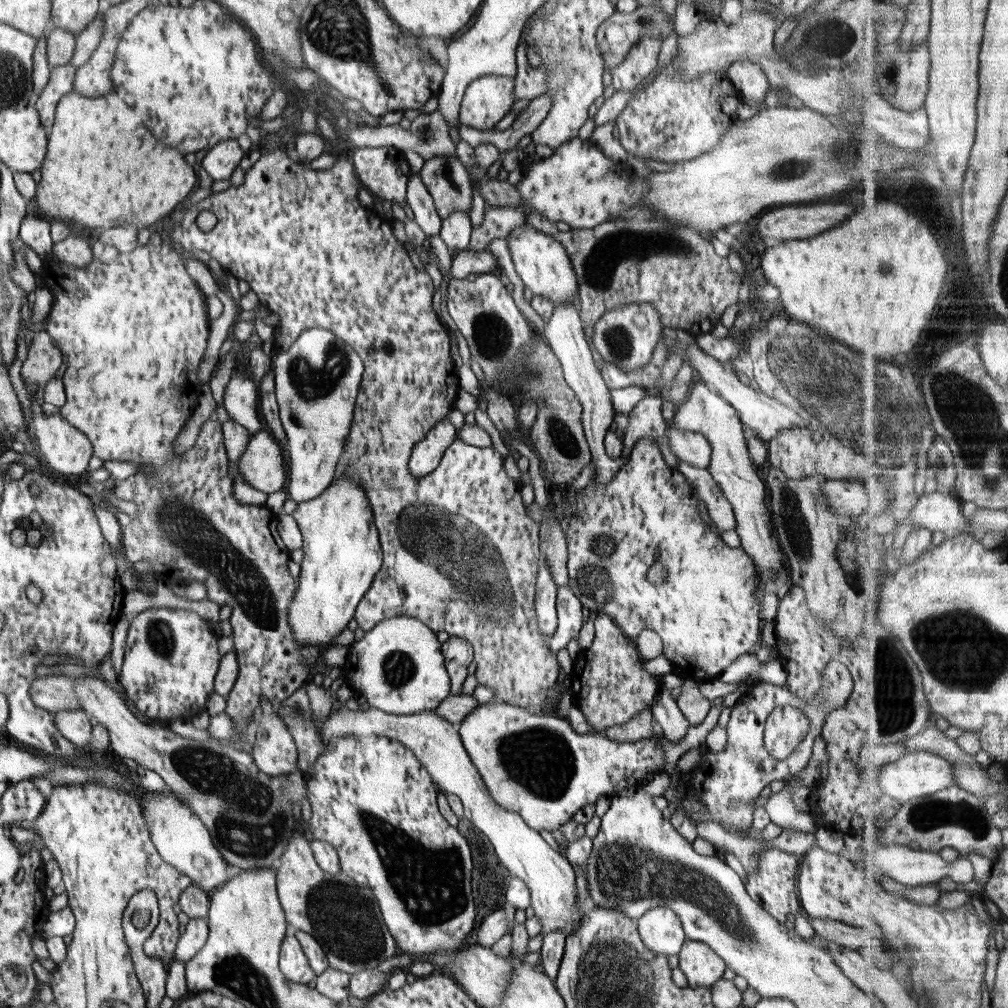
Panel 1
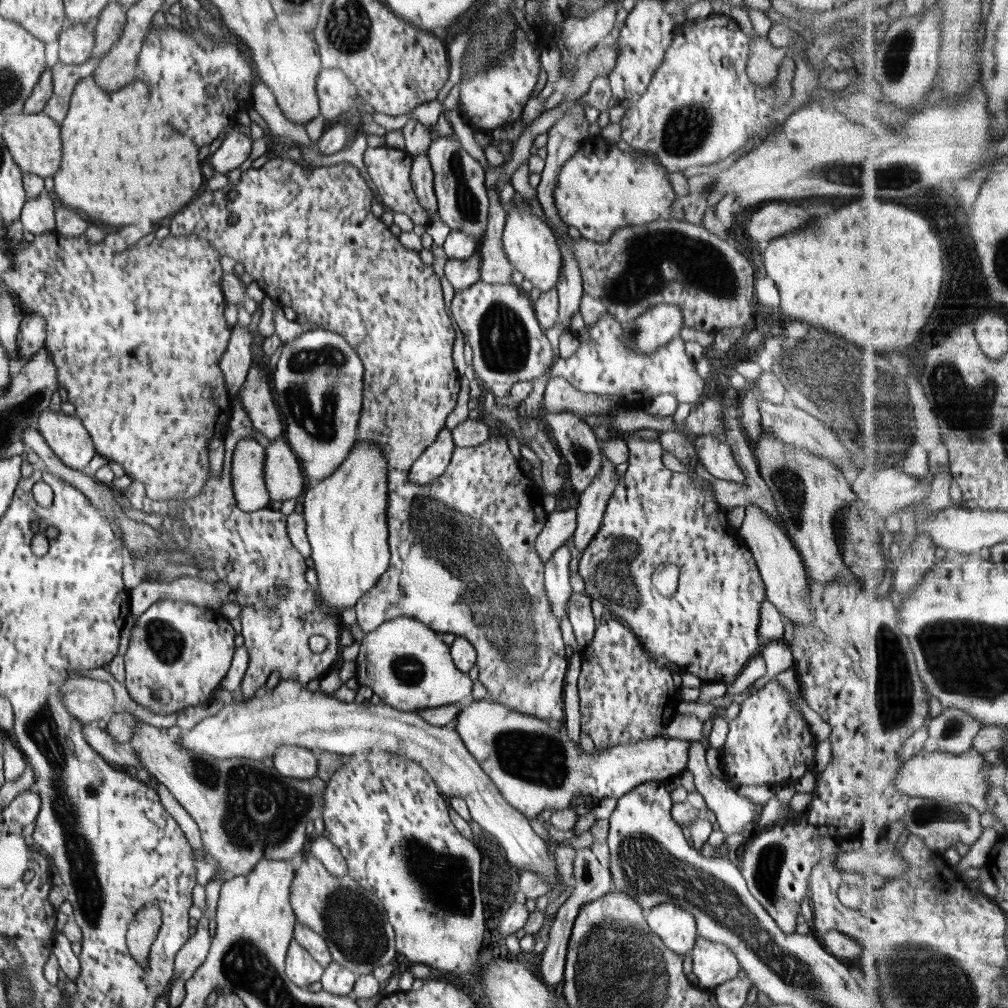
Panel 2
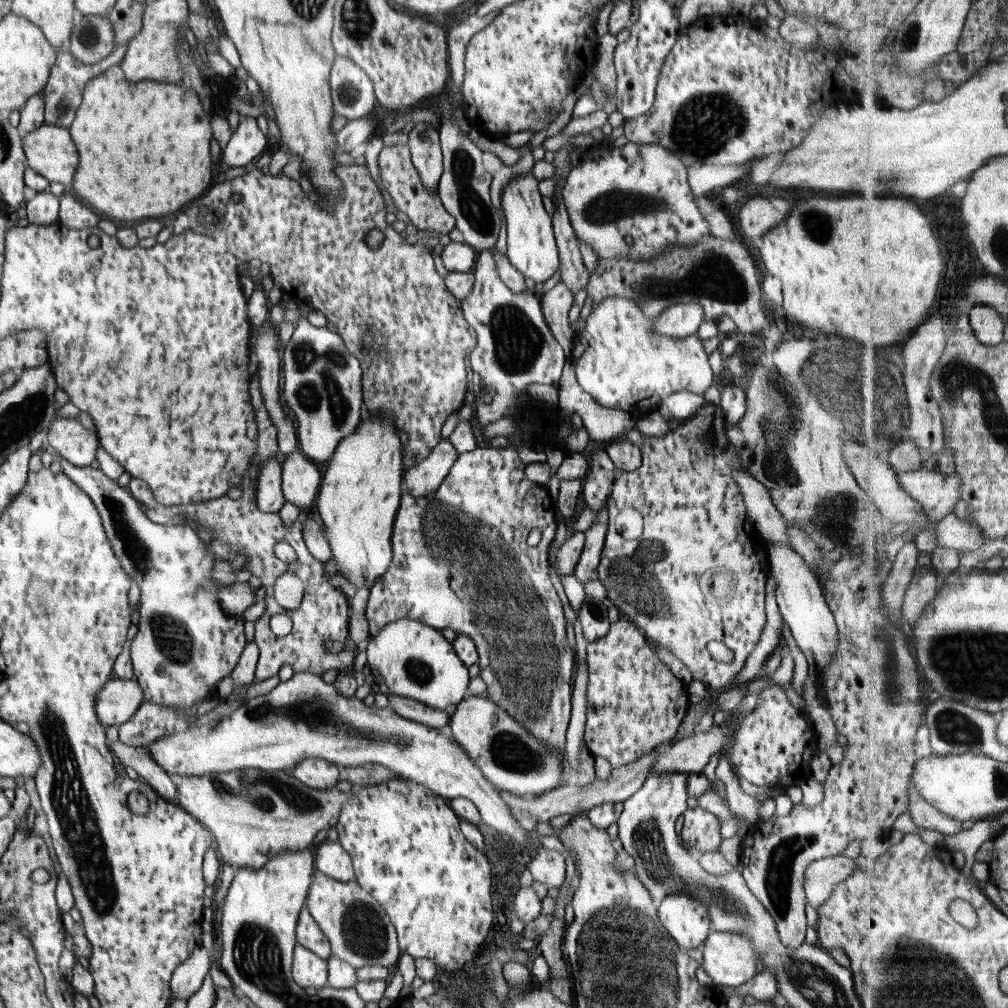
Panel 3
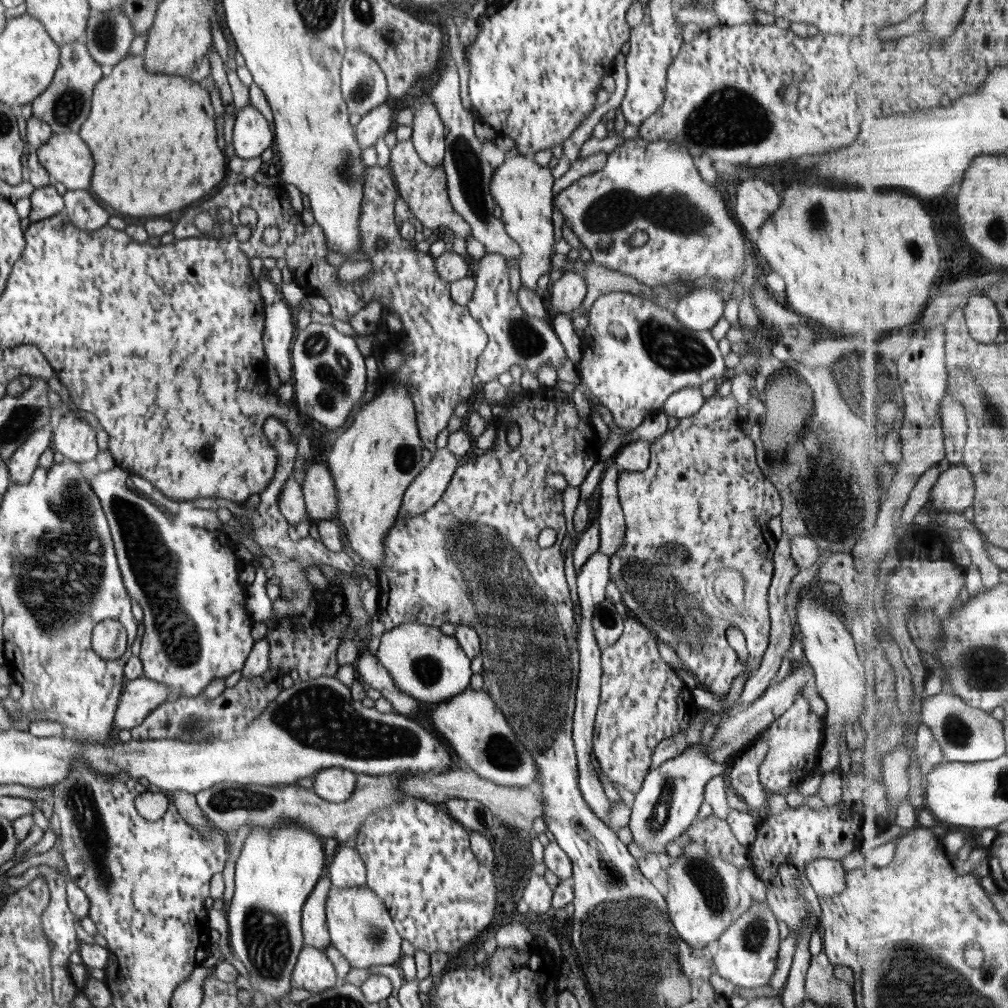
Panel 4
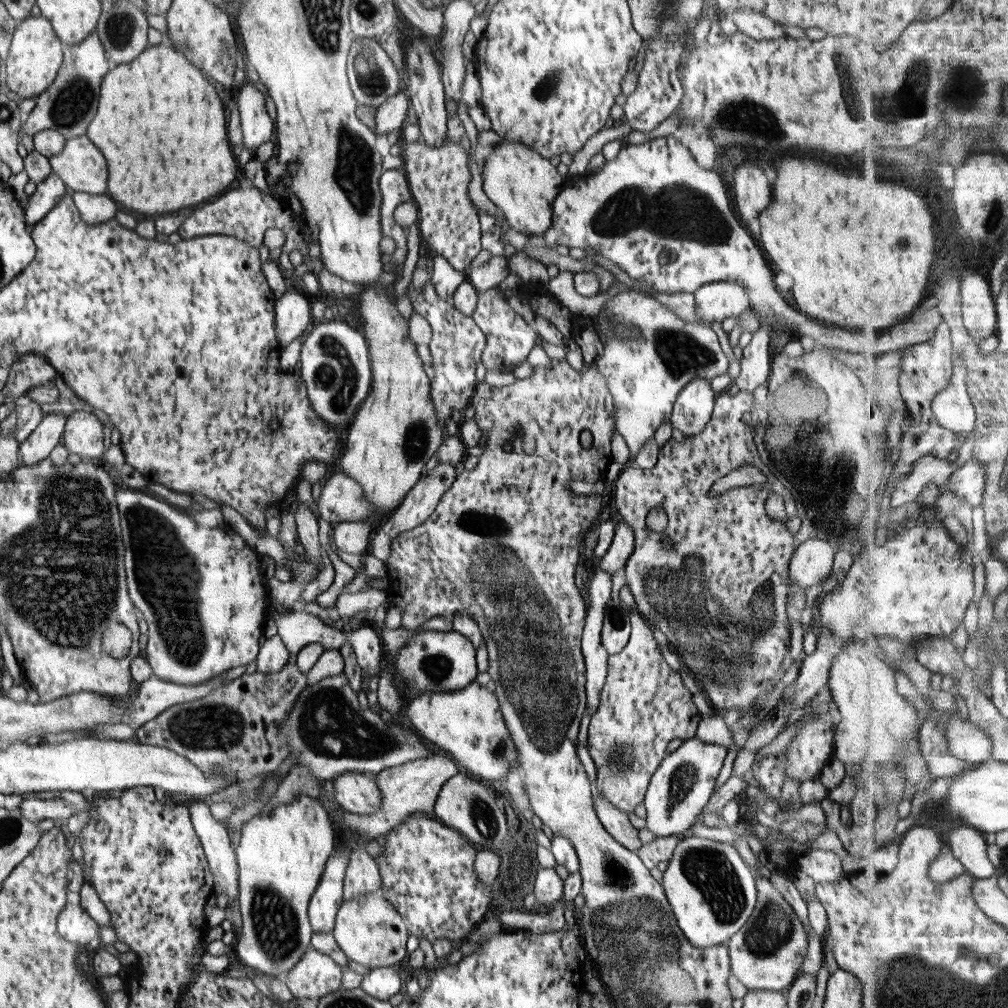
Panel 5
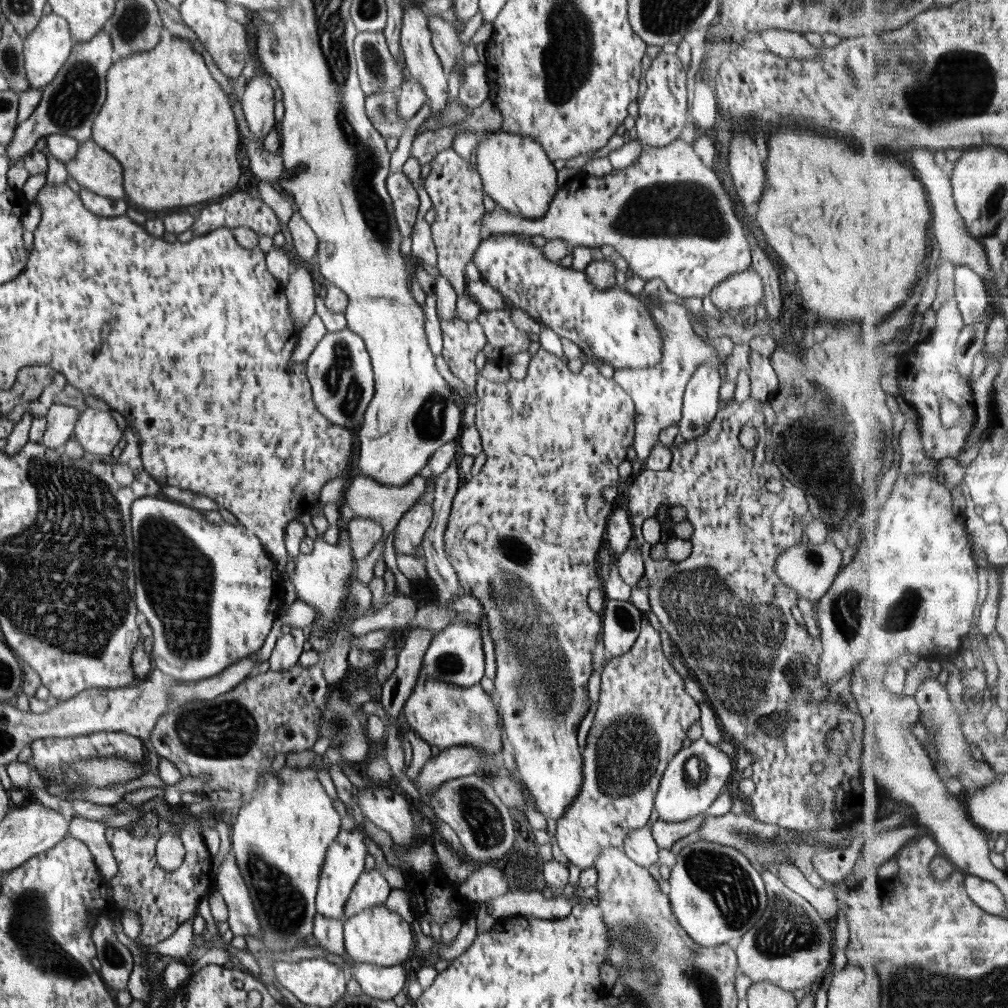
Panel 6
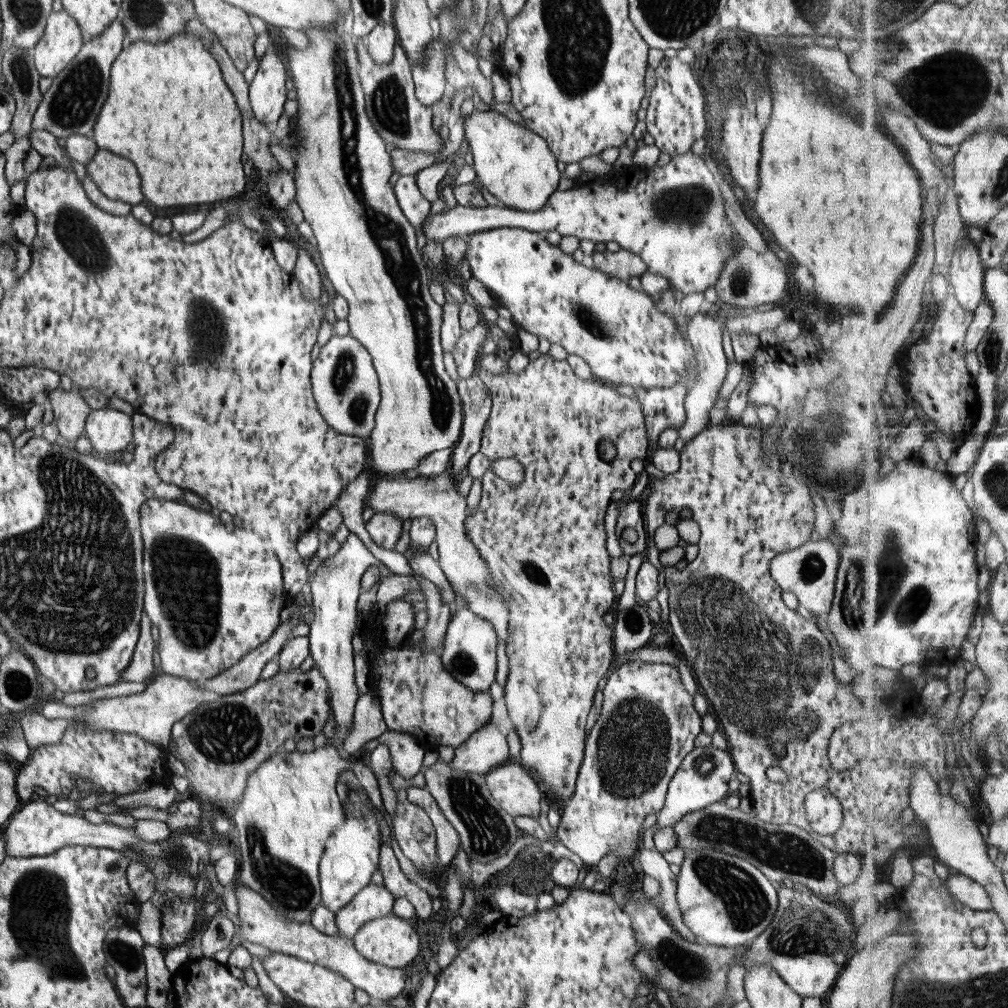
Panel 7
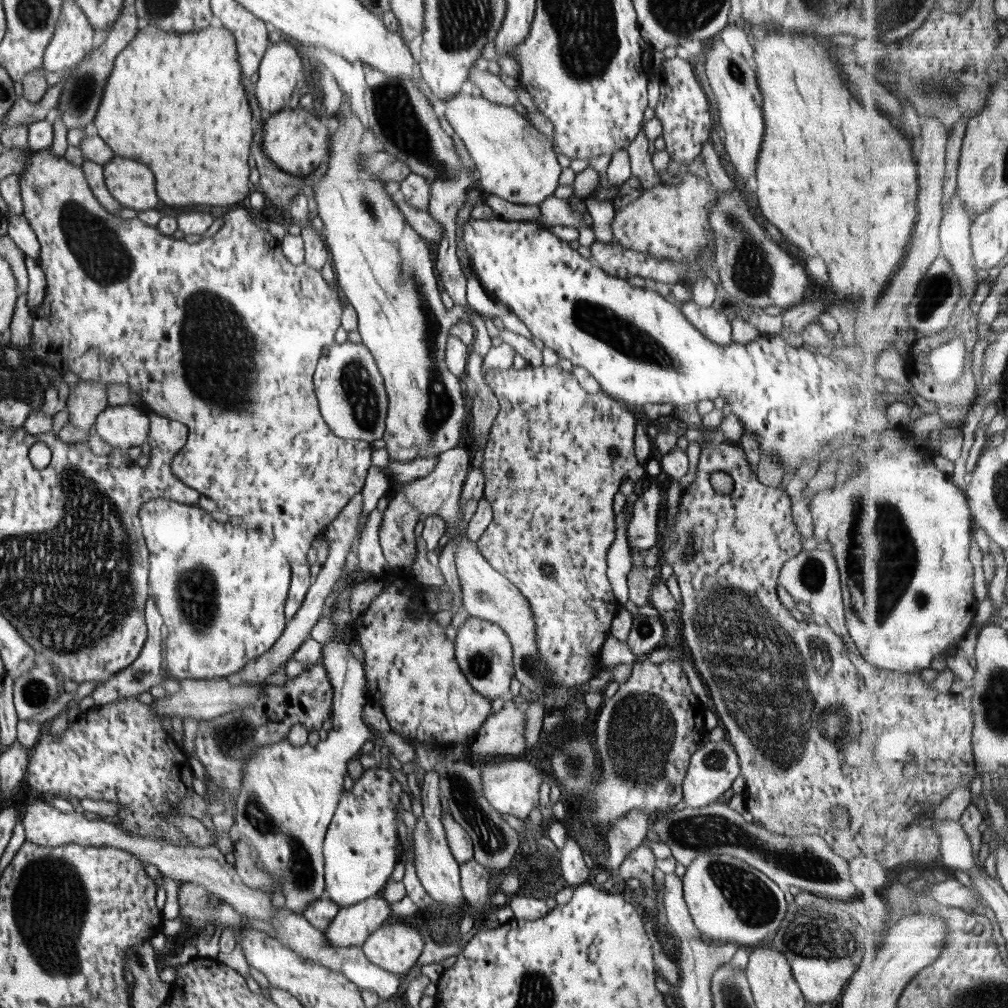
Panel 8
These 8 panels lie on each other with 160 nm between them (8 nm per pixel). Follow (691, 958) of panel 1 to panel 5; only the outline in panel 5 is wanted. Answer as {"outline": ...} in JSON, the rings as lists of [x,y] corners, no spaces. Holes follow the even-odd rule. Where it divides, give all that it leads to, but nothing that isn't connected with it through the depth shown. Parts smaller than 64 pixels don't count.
{"outline":[[[756,871],[755,876],[757,901],[754,913],[750,915],[746,925],[730,938],[726,946],[730,955],[730,974],[748,990],[790,989],[802,971],[801,966],[808,953],[808,936],[804,924],[780,891],[770,883],[768,875]]]}

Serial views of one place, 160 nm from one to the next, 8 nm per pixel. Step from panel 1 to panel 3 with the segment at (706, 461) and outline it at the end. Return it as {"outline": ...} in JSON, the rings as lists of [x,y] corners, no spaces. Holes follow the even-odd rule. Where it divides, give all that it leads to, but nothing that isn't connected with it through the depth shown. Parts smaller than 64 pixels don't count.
{"outline":[[[734,469],[730,474],[742,493],[742,500],[746,506],[746,519],[754,523],[764,540],[772,540],[792,547],[787,531],[788,522],[772,503],[768,489],[744,471]]]}

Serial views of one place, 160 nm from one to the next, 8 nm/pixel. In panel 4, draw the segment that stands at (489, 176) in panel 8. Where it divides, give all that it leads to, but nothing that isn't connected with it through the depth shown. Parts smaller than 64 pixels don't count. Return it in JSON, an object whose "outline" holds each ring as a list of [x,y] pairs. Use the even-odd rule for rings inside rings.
{"outline":[[[515,151],[499,167],[493,169],[489,184],[490,194],[502,210],[501,221],[506,233],[522,247],[519,259],[521,284],[543,294],[538,288],[540,276],[551,270],[551,256],[556,244],[552,222],[554,177],[549,167],[542,167],[534,158]]]}

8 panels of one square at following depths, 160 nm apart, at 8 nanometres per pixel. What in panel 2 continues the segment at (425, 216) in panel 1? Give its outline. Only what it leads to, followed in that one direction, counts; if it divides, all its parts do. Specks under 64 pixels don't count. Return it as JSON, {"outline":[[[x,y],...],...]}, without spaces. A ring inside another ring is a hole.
{"outline":[[[427,151],[413,157],[411,183],[420,204],[433,219],[436,216],[437,198],[434,190],[434,171]]]}

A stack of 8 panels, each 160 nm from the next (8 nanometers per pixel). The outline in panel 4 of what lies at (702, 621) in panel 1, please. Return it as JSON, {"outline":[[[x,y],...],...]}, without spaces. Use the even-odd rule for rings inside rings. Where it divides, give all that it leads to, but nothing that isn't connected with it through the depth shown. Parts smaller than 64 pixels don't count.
{"outline":[[[715,392],[704,401],[701,409],[694,416],[681,419],[674,429],[668,429],[665,435],[650,444],[650,461],[646,471],[639,473],[622,471],[619,474],[617,479],[618,502],[620,502],[627,525],[622,546],[618,552],[609,557],[611,560],[610,571],[608,571],[610,580],[621,590],[622,603],[626,606],[629,615],[636,617],[646,628],[649,628],[656,639],[661,638],[670,645],[682,660],[682,668],[688,670],[695,677],[699,686],[718,697],[727,696],[735,678],[750,670],[755,672],[768,648],[771,622],[767,598],[774,573],[773,558],[777,545],[777,540],[768,529],[768,522],[782,513],[782,498],[758,467],[755,446],[752,440],[742,432],[742,420],[743,412],[736,398],[732,394],[720,396]],[[696,620],[708,620],[706,636],[704,636],[704,628],[700,628]],[[730,626],[739,628],[743,632],[750,653],[748,661],[740,661],[736,651],[728,645],[726,630]]]}

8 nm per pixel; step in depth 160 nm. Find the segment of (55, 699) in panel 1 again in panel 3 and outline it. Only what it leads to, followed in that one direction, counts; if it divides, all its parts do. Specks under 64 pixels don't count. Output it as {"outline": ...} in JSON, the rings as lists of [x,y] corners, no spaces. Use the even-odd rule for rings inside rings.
{"outline":[[[110,678],[97,694],[96,716],[106,727],[124,724],[132,719],[143,703],[142,687],[132,679]]]}

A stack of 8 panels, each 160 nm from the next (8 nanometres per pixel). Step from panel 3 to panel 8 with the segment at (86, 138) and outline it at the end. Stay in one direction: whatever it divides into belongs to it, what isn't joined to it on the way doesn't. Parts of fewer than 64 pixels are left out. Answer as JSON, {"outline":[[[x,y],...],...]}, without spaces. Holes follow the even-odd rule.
{"outline":[[[148,26],[148,28],[139,30],[137,35],[130,41],[130,44],[122,52],[119,52],[115,58],[112,70],[107,77],[102,101],[100,101],[93,120],[98,136],[104,142],[107,142],[110,148],[113,148],[117,156],[146,164],[156,176],[156,188],[158,188],[160,200],[170,204],[170,206],[188,206],[188,204],[232,206],[242,202],[250,192],[248,156],[251,154],[251,142],[253,141],[253,112],[248,106],[248,98],[246,98],[246,90],[244,90],[243,72],[238,57],[237,42],[234,40],[232,32],[228,32],[223,26],[220,26],[220,28],[207,27],[201,31],[191,31],[185,34],[166,33],[160,27]]]}

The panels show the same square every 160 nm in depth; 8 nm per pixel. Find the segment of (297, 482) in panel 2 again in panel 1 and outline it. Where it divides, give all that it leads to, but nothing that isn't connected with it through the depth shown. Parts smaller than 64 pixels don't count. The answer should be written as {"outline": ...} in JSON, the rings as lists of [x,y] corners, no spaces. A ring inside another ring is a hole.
{"outline":[[[258,430],[238,461],[238,474],[244,482],[260,492],[270,495],[284,488],[288,474],[288,461],[285,450],[266,430]]]}

